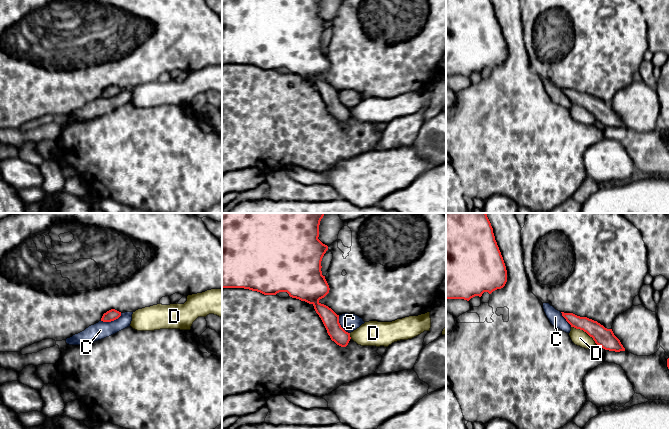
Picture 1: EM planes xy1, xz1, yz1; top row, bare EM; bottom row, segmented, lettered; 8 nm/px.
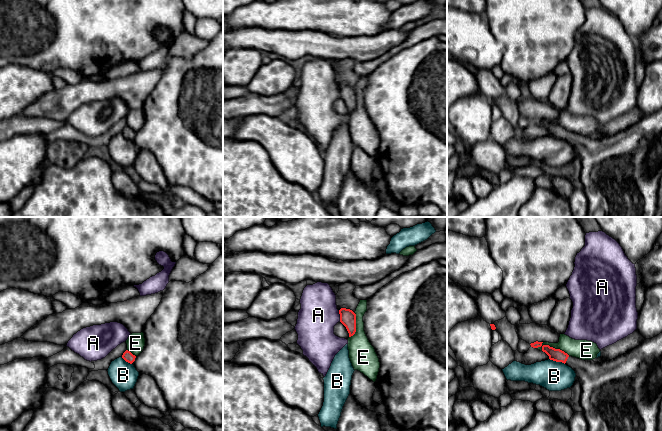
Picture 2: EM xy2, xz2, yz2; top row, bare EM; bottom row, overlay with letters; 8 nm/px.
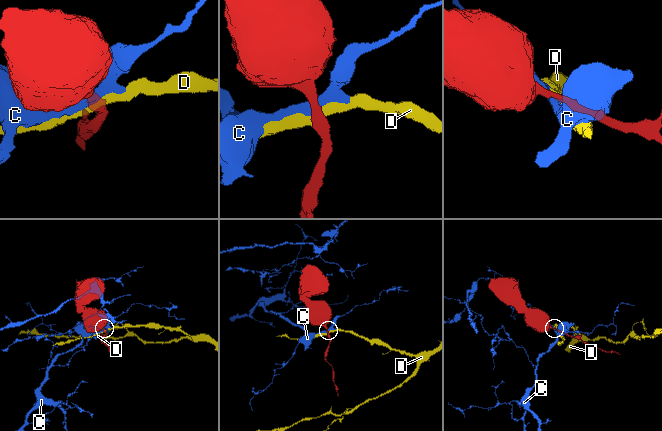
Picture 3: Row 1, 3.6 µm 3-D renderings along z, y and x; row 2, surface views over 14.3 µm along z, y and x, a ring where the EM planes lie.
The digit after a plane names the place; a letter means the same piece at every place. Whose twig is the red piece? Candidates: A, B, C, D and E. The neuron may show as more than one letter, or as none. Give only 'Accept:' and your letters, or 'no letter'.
Accept: no letter

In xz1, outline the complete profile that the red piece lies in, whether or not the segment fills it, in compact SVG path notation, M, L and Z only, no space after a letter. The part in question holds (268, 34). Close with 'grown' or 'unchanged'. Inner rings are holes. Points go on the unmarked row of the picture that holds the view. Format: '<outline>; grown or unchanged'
M222 0L222 65L244 64L264 71L287 68L290 73L305 77L314 82L331 116L346 123L351 115L339 99L339 91L321 80L320 75L329 69L329 61L322 51L321 37L328 22L319 15L320 0Z; unchanged

